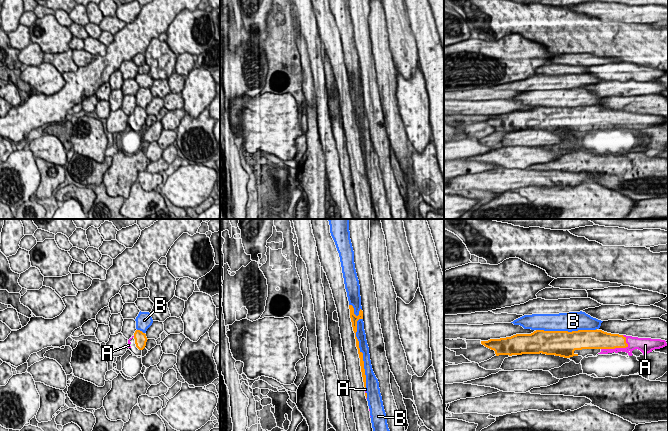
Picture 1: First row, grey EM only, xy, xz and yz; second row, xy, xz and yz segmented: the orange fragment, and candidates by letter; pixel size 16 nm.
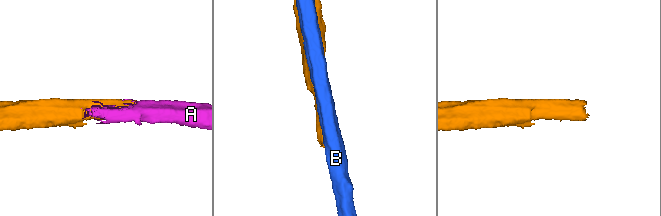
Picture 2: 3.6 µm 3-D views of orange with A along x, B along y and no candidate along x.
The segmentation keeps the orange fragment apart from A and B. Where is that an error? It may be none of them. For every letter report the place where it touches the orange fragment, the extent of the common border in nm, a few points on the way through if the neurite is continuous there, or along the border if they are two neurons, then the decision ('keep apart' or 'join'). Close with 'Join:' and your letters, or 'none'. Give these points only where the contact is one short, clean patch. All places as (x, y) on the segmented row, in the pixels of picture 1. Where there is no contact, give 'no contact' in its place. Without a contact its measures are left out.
A: meets orange in yz at (618, 347); contact 460 nm long; join
B: meets orange in xz at (362, 353); contact 1150 nm long; keep apart
Join: A

